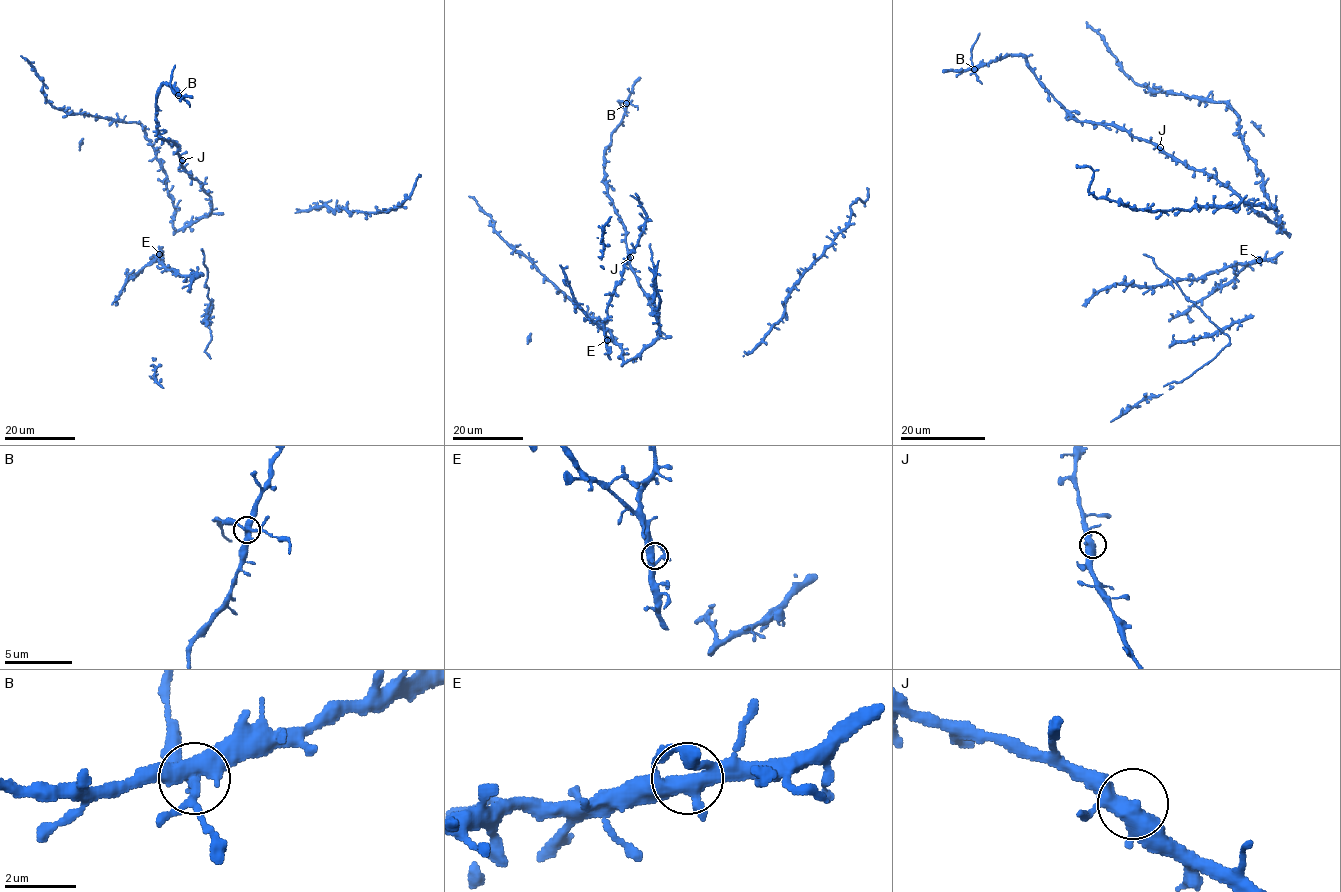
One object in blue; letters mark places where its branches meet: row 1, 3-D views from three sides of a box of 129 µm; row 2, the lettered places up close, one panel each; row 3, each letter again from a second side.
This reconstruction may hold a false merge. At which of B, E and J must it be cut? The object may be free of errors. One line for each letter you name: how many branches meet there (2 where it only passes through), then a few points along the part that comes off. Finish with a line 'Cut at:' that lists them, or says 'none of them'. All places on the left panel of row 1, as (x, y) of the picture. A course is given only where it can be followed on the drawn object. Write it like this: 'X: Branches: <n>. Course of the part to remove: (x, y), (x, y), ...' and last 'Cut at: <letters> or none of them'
B: Branches: 4. Course of the part to remove: (178, 95), (170, 86), (175, 65)
Cut at: B

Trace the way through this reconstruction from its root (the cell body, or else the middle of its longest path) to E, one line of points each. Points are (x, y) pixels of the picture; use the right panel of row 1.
E: (1282, 252), (1259, 260)

